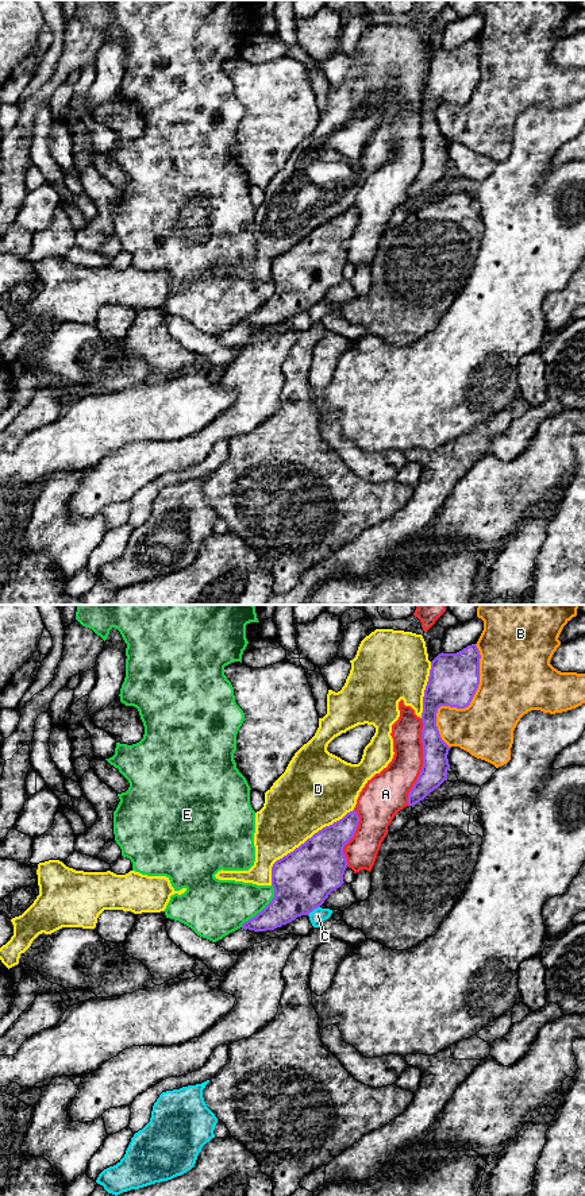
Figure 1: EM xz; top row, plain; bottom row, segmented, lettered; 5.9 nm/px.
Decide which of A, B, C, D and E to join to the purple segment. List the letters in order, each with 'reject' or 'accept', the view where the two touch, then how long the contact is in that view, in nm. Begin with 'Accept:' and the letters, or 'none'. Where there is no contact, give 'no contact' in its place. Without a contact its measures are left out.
Accept: none
A: reject | xz | 550 nm
B: reject | xz | 650 nm
C: reject | xz | 90 nm
D: reject | xz | 650 nm
E: reject | xz | 320 nm

